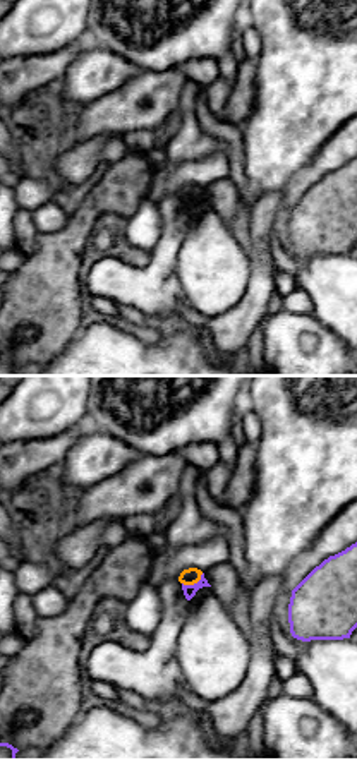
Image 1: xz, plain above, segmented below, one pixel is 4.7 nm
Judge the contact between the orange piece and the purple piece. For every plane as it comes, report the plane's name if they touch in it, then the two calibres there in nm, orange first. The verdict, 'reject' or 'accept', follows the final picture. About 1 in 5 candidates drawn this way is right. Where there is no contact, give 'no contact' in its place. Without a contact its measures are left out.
meets orange in xz; 80 nm thick on the orange side, 60 nm on the other

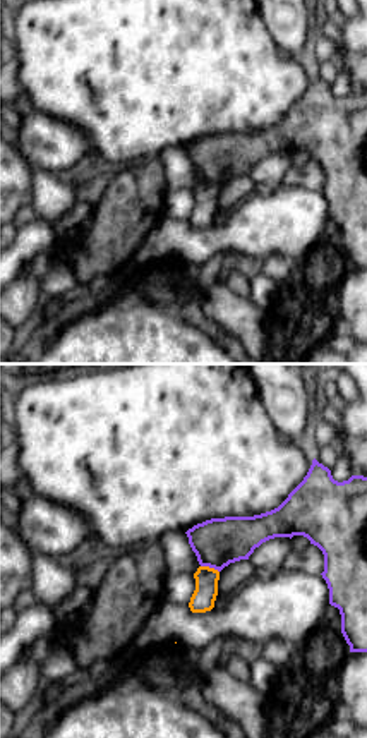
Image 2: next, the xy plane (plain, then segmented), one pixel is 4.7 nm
meets orange in xy; 110 nm thick on the orange side, 220 nm on the other

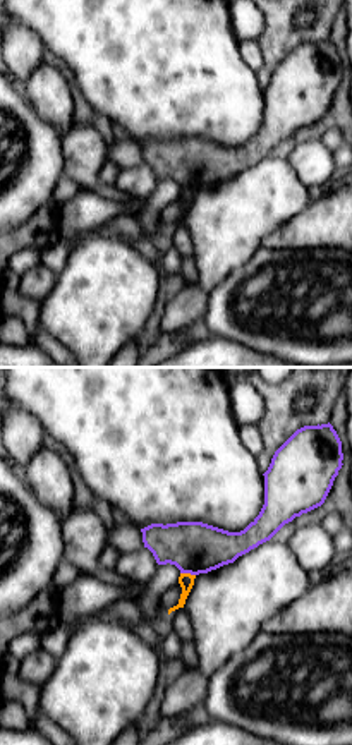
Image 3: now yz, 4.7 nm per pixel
meets orange in yz; 70 nm thick on the orange side, 240 nm on the other

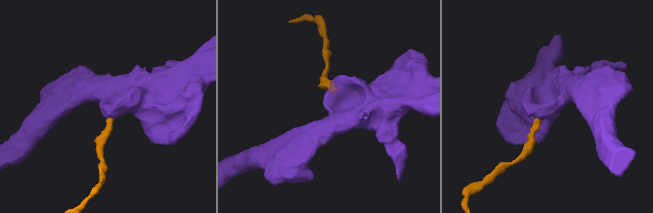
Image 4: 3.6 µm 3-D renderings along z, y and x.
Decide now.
reject

